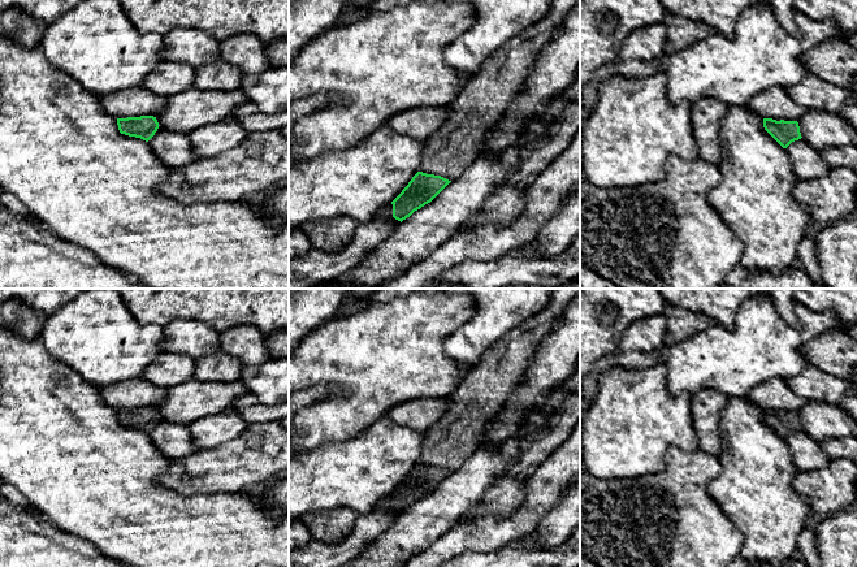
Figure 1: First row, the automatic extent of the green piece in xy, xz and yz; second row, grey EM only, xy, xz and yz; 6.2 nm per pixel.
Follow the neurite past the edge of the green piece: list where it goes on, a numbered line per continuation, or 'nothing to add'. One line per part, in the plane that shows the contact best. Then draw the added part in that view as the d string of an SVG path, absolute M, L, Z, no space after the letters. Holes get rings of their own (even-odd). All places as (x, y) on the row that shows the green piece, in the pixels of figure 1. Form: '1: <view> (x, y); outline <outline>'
1: xz (451, 150); outline M551 0L547 14L502 46L447 104L447 118L423 144L420 172L458 179L480 156L484 138L516 96L554 30L580 0Z

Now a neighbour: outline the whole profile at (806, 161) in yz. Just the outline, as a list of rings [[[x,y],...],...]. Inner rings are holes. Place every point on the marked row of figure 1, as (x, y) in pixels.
[[[802,138],[792,142],[785,150],[792,161],[792,170],[798,179],[813,179],[830,170],[828,164],[821,156],[821,151]]]

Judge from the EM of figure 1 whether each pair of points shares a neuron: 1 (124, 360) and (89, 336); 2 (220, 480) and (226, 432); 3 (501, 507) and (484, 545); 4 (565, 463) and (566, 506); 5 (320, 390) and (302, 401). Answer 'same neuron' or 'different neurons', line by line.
1: same neuron
2: different neurons
3: different neurons
4: different neurons
5: same neuron

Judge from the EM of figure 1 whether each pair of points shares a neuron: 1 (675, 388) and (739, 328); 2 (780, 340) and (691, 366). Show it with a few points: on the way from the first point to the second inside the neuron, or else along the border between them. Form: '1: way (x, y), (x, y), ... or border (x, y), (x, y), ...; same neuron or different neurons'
1: way (691, 372), (700, 363), (708, 360), (725, 343); same neuron
2: way (758, 349), (738, 360), (713, 360); same neuron

